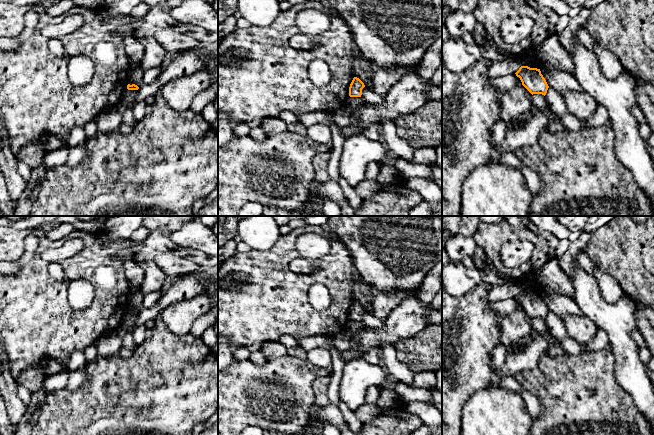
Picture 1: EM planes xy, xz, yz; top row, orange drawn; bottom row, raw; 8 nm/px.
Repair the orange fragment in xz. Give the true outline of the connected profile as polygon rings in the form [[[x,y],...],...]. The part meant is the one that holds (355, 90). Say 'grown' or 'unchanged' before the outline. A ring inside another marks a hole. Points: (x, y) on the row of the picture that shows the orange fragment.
unchanged | [[[354,77],[349,87],[349,96],[361,97],[362,89],[364,87],[365,87],[364,83],[359,78]]]

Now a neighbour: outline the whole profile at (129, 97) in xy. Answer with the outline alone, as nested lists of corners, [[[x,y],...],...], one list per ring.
[[[126,88],[120,103],[132,108],[137,103],[137,91],[138,90],[128,90]]]

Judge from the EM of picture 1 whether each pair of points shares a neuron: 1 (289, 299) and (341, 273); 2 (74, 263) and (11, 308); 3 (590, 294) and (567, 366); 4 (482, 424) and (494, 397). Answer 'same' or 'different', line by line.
1: same
2: same
3: different
4: same

